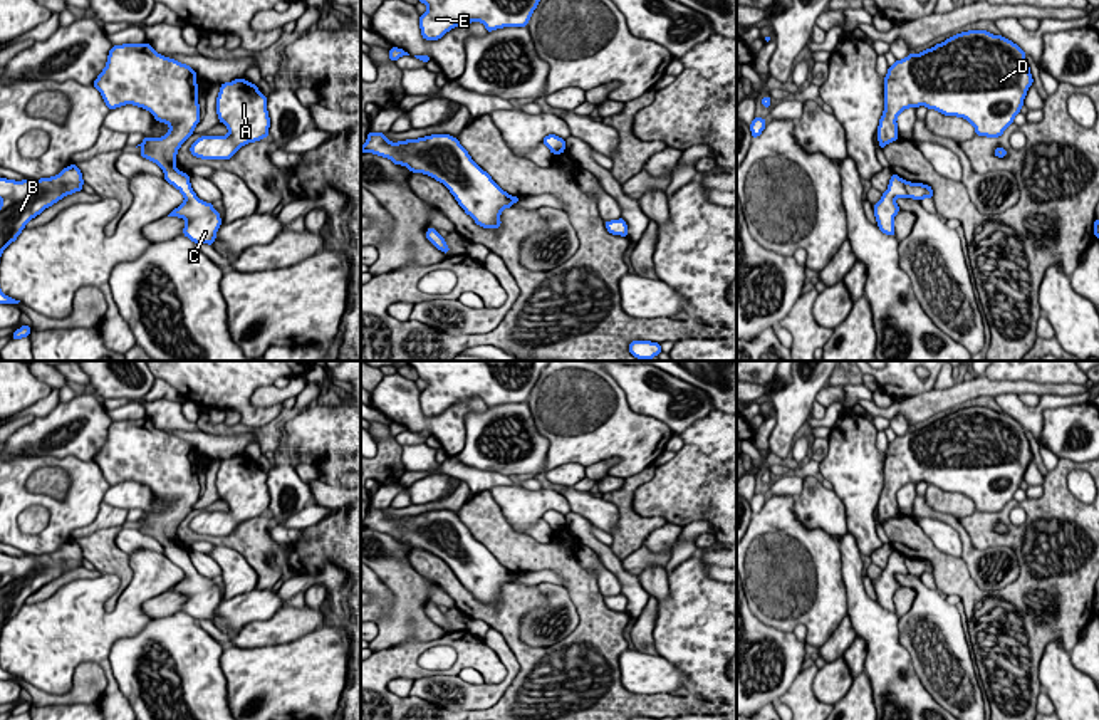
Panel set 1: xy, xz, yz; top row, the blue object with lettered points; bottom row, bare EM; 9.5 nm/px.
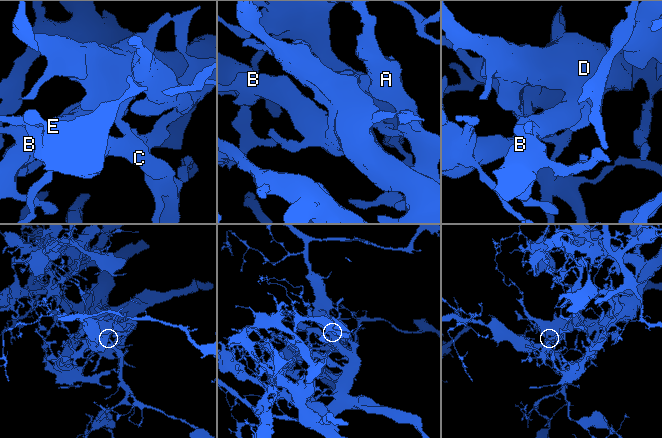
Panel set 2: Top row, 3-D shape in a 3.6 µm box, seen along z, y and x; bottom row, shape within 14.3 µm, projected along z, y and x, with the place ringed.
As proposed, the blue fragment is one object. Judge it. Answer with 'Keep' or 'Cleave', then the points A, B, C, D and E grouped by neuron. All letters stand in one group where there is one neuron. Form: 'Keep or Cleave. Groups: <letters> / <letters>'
Cleave. Groups: A B D / C E

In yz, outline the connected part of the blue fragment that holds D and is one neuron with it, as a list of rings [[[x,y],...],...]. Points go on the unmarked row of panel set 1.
[[[987,406],[961,408],[921,430],[911,428],[884,453],[879,524],[899,514],[899,488],[919,482],[966,495],[978,512],[998,514],[1013,500],[1032,460],[1025,428]]]

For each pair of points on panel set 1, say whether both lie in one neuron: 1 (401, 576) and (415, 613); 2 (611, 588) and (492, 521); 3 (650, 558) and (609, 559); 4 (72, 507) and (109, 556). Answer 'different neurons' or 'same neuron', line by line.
1: same neuron
2: different neurons
3: different neurons
4: different neurons

